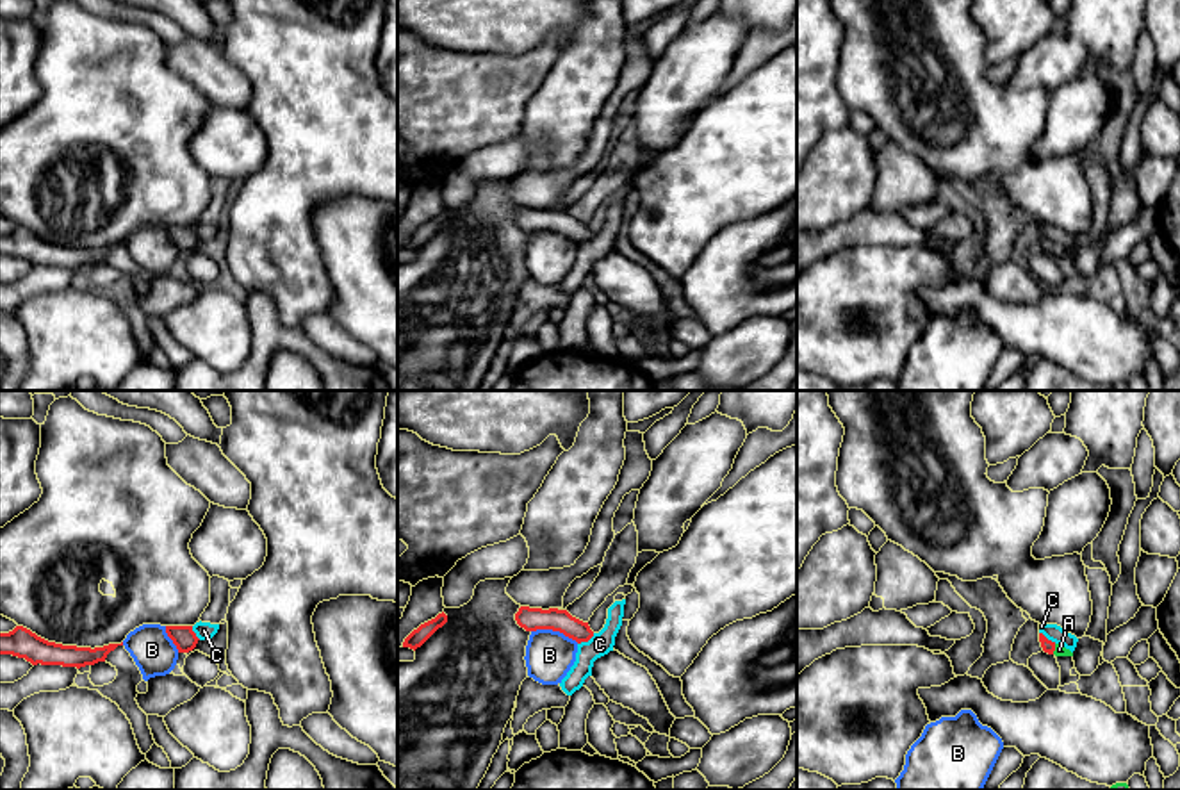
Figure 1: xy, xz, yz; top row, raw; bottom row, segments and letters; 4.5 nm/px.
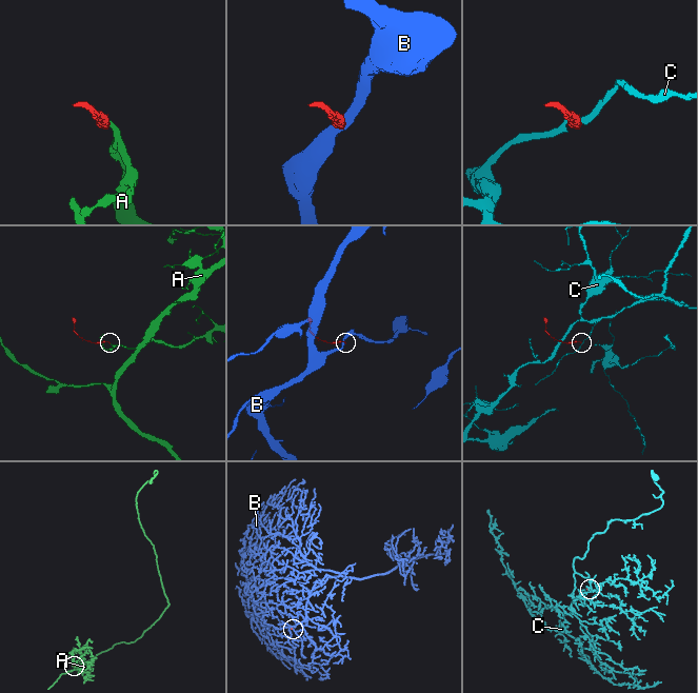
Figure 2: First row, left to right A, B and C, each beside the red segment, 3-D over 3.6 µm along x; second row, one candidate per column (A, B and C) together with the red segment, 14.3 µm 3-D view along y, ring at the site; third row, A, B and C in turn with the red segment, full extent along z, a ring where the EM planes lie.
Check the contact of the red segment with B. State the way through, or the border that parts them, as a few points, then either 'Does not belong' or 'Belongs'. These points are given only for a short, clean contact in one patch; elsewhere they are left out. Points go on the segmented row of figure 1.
Boundary: xz (532, 630), (558, 630), (578, 642). Does not belong

